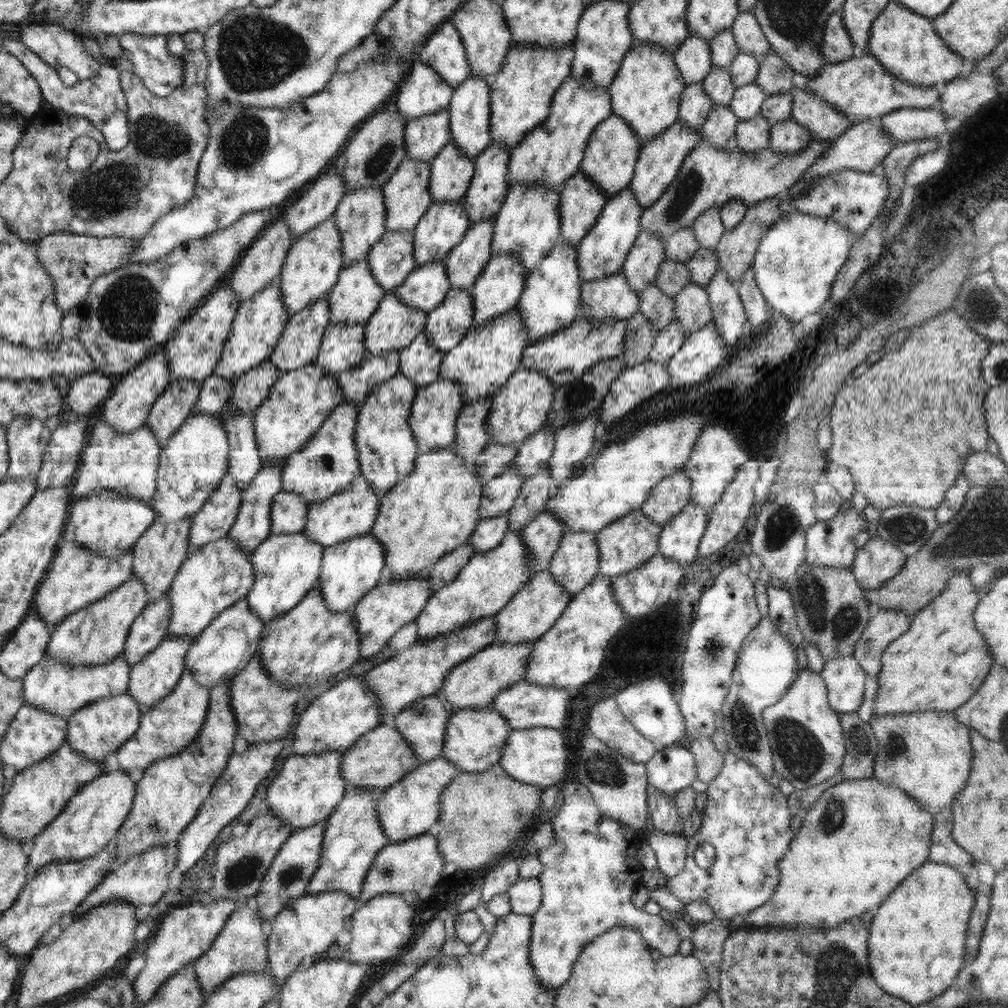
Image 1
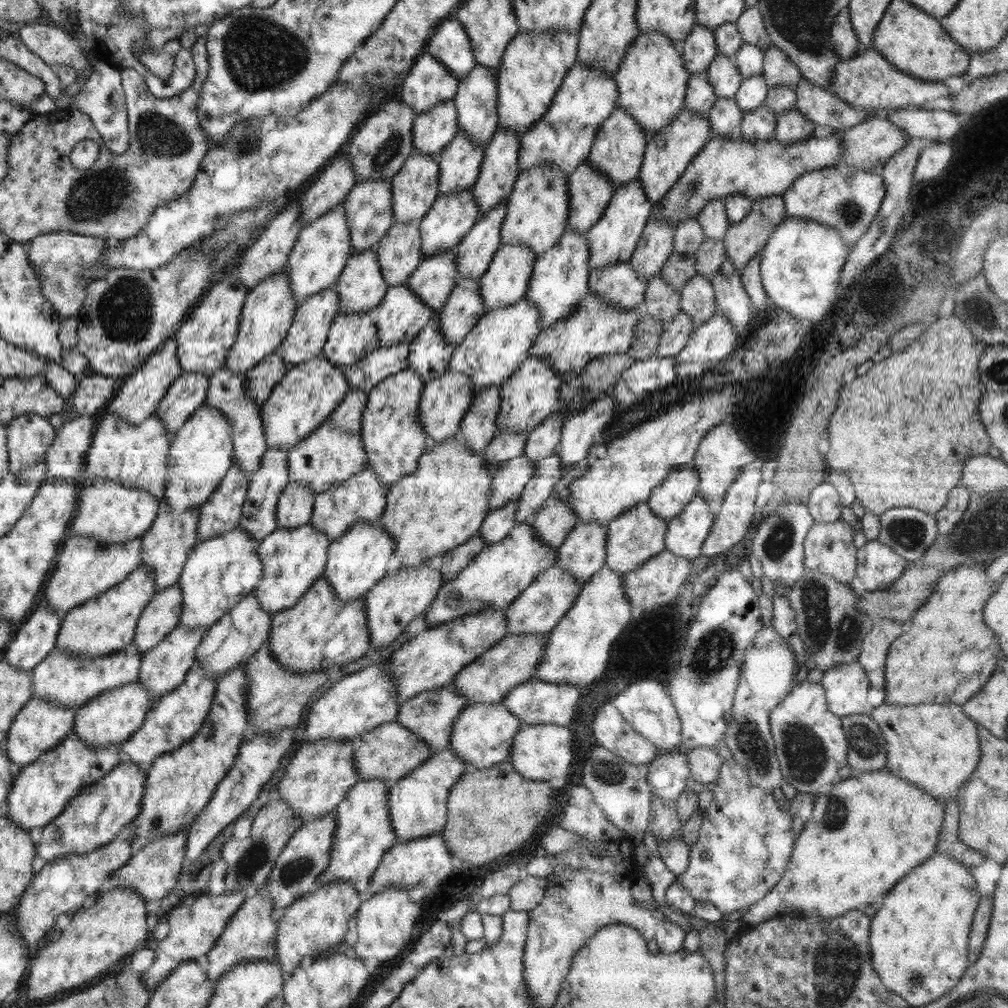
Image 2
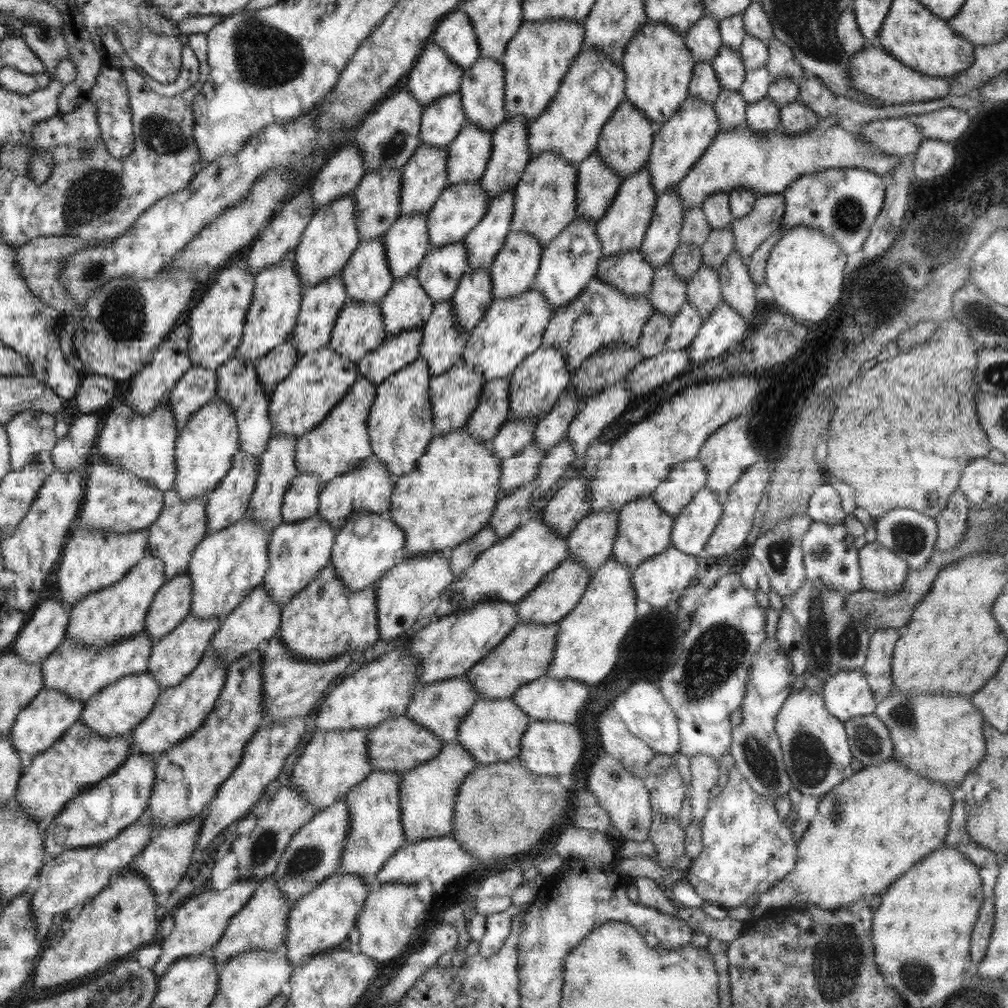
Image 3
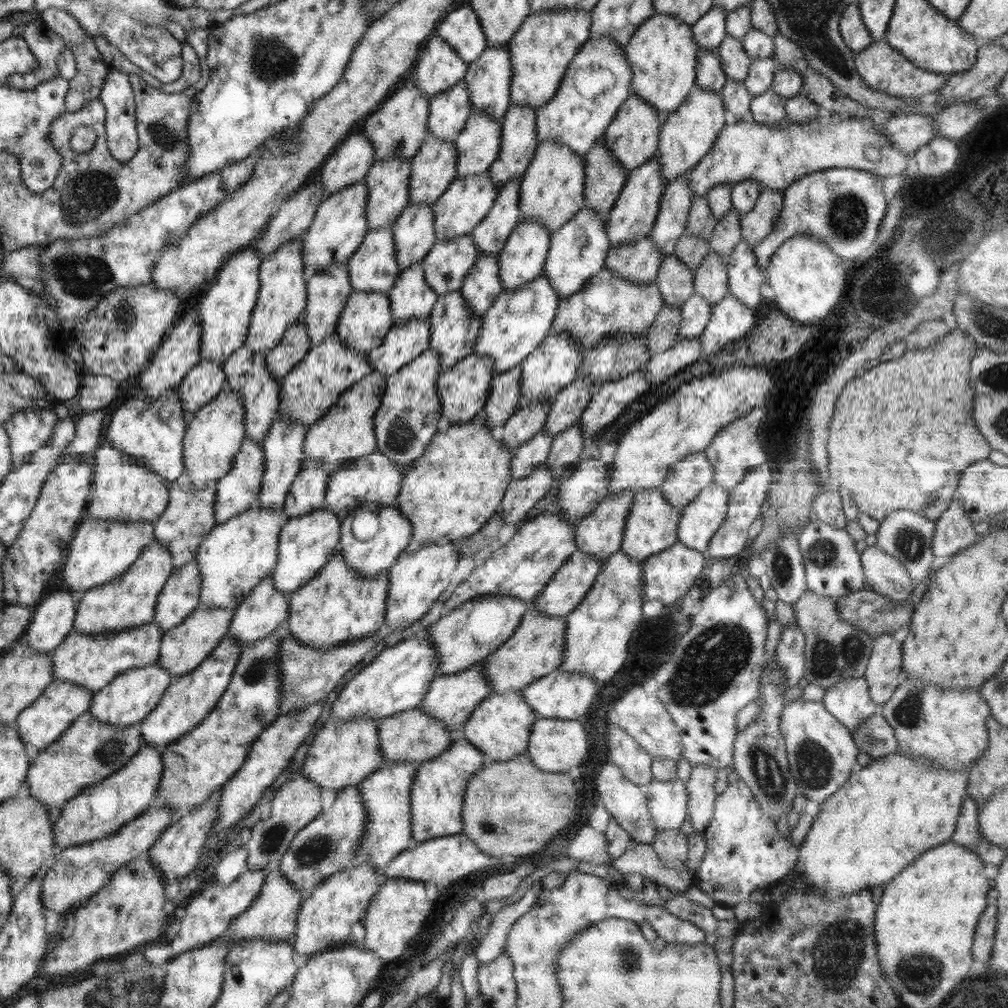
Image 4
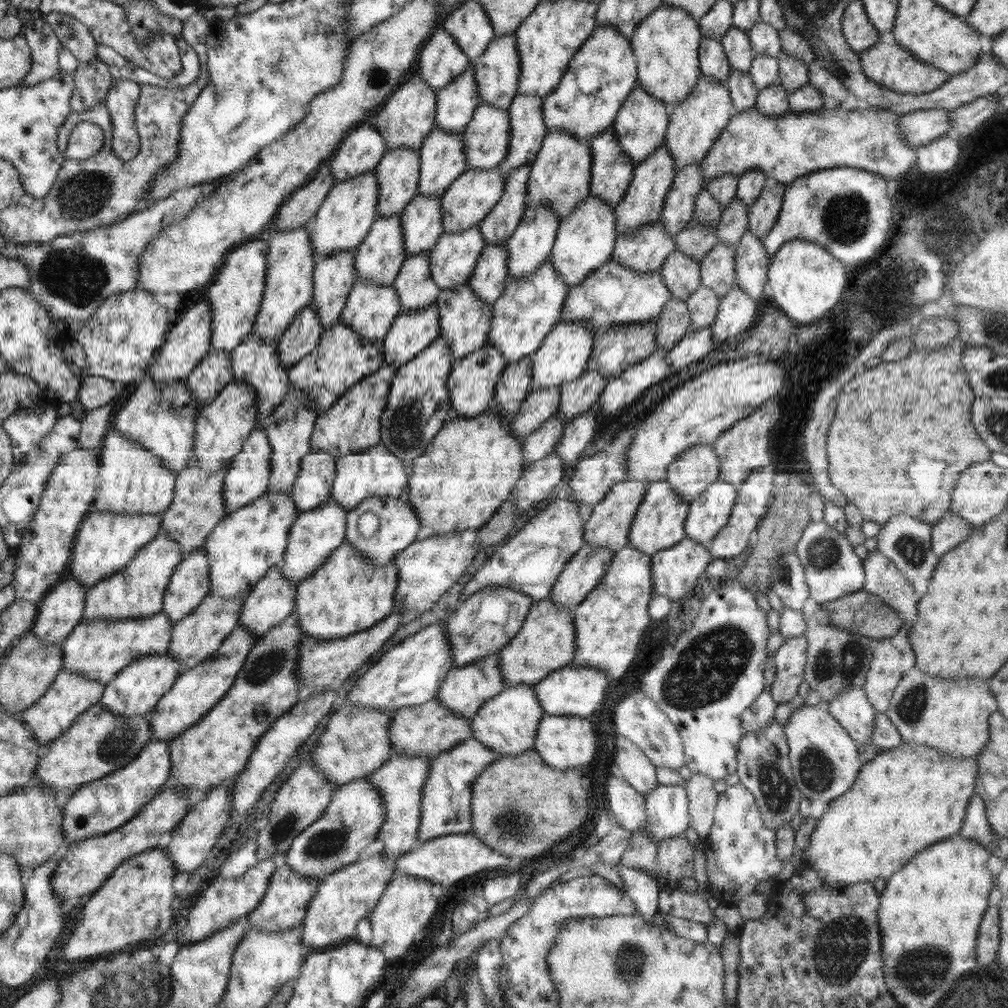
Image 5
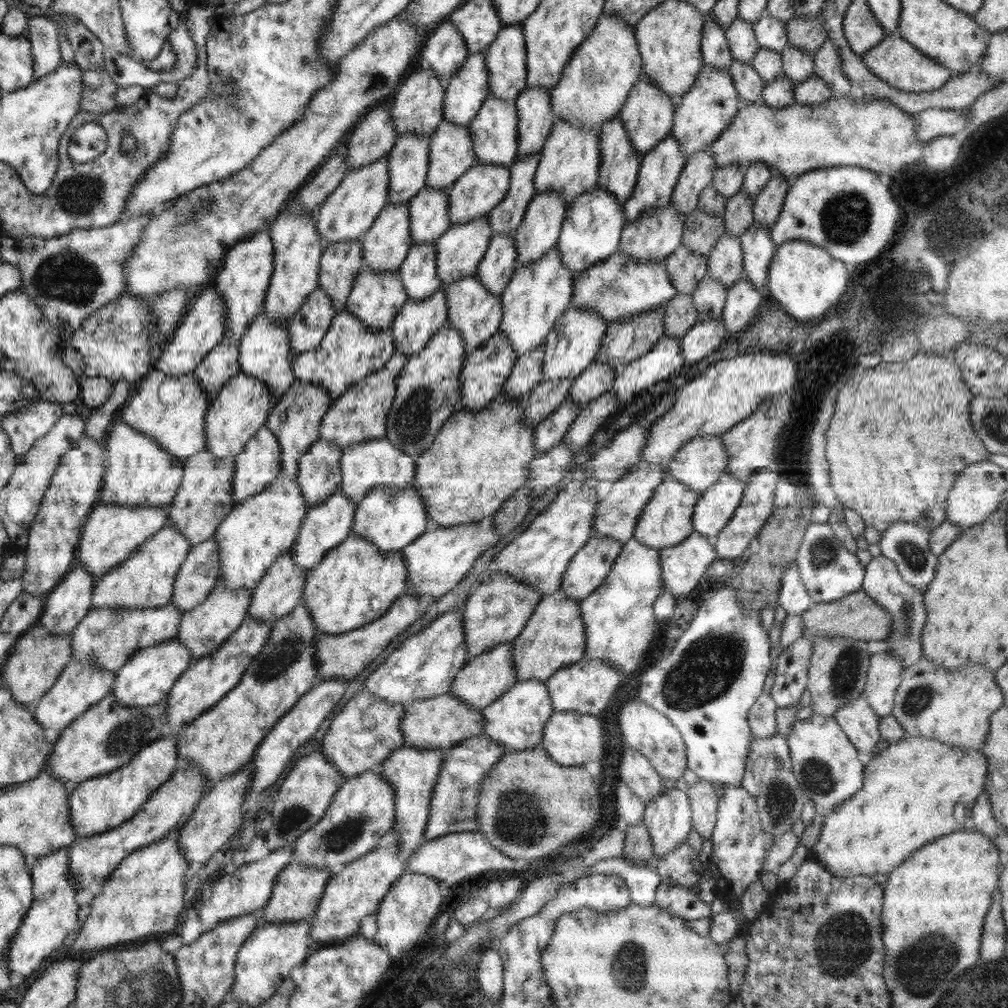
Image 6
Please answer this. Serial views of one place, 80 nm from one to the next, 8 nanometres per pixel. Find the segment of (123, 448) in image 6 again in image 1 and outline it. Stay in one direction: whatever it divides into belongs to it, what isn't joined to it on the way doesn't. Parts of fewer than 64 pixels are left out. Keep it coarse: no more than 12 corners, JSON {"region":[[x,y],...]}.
{"region":[[112,491],[73,500],[64,540],[120,558],[157,517]]}

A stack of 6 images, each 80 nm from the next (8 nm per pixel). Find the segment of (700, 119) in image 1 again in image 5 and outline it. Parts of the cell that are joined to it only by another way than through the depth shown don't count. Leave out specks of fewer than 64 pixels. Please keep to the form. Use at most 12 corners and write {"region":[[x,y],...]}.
{"region":[[704,36],[701,74],[727,84],[731,66],[721,41]]}

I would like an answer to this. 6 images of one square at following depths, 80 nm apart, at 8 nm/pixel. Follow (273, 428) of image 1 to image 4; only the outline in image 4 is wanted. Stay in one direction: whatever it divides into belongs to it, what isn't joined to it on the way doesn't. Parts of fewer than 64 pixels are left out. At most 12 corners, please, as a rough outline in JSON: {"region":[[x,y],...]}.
{"region":[[335,332],[281,381],[277,414],[309,428],[372,372]]}

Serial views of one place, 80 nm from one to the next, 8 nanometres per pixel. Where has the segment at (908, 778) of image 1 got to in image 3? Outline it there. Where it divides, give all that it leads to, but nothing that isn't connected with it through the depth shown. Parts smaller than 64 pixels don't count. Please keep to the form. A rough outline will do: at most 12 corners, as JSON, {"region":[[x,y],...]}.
{"region":[[902,694],[873,713],[892,758],[961,783],[986,754],[964,694]]}

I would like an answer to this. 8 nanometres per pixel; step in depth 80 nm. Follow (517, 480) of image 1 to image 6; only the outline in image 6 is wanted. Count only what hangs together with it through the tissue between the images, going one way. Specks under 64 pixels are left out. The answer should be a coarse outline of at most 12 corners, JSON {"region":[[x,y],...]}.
{"region":[[567,398],[534,427],[536,456],[558,445],[583,407]]}

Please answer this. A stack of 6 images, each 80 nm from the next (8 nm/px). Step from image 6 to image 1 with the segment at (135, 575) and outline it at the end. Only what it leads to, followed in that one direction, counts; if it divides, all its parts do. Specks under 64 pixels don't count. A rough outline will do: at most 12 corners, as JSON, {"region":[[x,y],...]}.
{"region":[[132,576],[54,626],[45,656],[111,662],[147,604]]}

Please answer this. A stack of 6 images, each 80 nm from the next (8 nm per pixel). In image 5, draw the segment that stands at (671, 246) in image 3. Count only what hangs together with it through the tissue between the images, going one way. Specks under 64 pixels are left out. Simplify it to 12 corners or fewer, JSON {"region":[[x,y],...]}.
{"region":[[701,162],[678,170],[663,227],[675,236],[693,218],[704,188]]}

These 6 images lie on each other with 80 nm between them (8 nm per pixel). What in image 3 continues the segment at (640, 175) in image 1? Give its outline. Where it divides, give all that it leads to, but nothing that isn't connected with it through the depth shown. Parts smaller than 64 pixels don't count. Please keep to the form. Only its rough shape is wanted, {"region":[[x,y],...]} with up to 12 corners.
{"region":[[689,96],[656,127],[656,194],[679,183],[718,132],[713,104]]}

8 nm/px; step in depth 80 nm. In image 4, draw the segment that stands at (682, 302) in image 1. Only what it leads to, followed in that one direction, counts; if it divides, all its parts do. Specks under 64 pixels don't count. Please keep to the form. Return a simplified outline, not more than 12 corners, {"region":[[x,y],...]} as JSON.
{"region":[[710,251],[694,272],[695,293],[715,305],[729,294],[726,257]]}

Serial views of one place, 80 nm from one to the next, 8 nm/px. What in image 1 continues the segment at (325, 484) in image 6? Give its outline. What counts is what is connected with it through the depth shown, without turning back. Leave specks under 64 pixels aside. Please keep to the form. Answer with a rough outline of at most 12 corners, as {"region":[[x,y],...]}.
{"region":[[296,493],[276,494],[271,533],[304,528],[310,502]]}

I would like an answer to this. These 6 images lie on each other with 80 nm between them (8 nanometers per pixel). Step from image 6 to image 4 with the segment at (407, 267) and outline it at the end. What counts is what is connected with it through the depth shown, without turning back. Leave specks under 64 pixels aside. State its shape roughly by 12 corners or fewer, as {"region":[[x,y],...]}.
{"region":[[421,262],[400,271],[387,296],[393,326],[429,318],[438,298]]}

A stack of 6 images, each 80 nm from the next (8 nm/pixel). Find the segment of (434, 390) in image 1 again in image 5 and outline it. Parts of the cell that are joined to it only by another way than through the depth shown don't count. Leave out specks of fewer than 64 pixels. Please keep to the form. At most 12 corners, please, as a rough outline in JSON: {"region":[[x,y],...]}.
{"region":[[483,348],[456,360],[448,396],[458,417],[486,411],[508,366]]}

